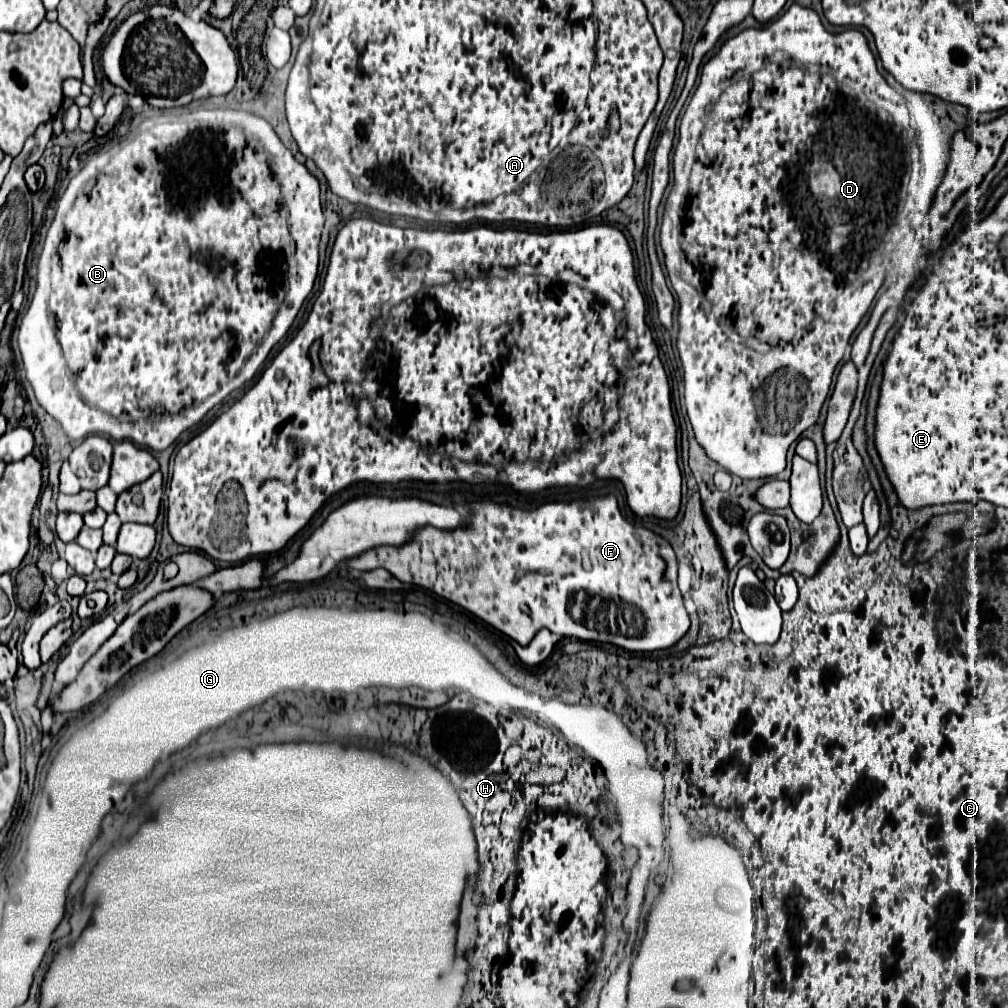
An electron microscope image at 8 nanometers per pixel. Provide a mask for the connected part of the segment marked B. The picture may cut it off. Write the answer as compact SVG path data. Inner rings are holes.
M217 108L217 110L199 110L195 114L189 114L189 116L181 116L181 120L175 120L175 122L165 122L165 124L157 124L149 130L143 130L135 136L135 140L131 140L127 146L123 146L107 164L105 168L95 176L95 178L89 178L87 184L79 190L79 194L75 196L71 208L65 212L65 216L59 220L53 220L53 224L49 226L47 230L47 238L45 238L45 250L41 252L41 258L39 258L39 272L37 272L37 288L35 288L35 294L33 294L33 300L31 300L31 306L27 310L27 314L23 316L21 320L21 326L19 326L19 350L21 350L21 356L23 356L23 366L25 366L25 372L27 372L27 380L35 392L35 398L39 402L41 408L45 408L45 412L63 428L63 432L75 442L75 448L83 442L83 438L91 436L91 434L101 434L101 436L109 436L113 440L131 440L133 444L139 444L139 446L147 446L151 450L165 450L167 446L171 446L175 442L175 438L187 430L189 426L201 422L201 418L213 408L224 401L224 399L234 390L245 386L262 368L266 361L273 346L275 346L289 330L289 326L293 324L301 304L303 304L305 298L309 296L309 292L313 290L313 284L315 284L315 278L317 278L317 270L319 270L319 242L321 242L321 232L323 232L323 224L325 224L325 216L323 216L323 210L321 210L321 202L319 202L319 180L307 170L305 164L297 162L293 158L293 154L283 146L283 142L279 140L279 136L275 134L275 130L271 128L271 124L267 124L263 118L251 114L251 112L243 112L243 110L229 110L229 108ZM227 114L249 114L249 128L245 126L243 120L237 120L237 118L231 118ZM133 330L141 330L139 334L139 340L131 340L131 332Z

